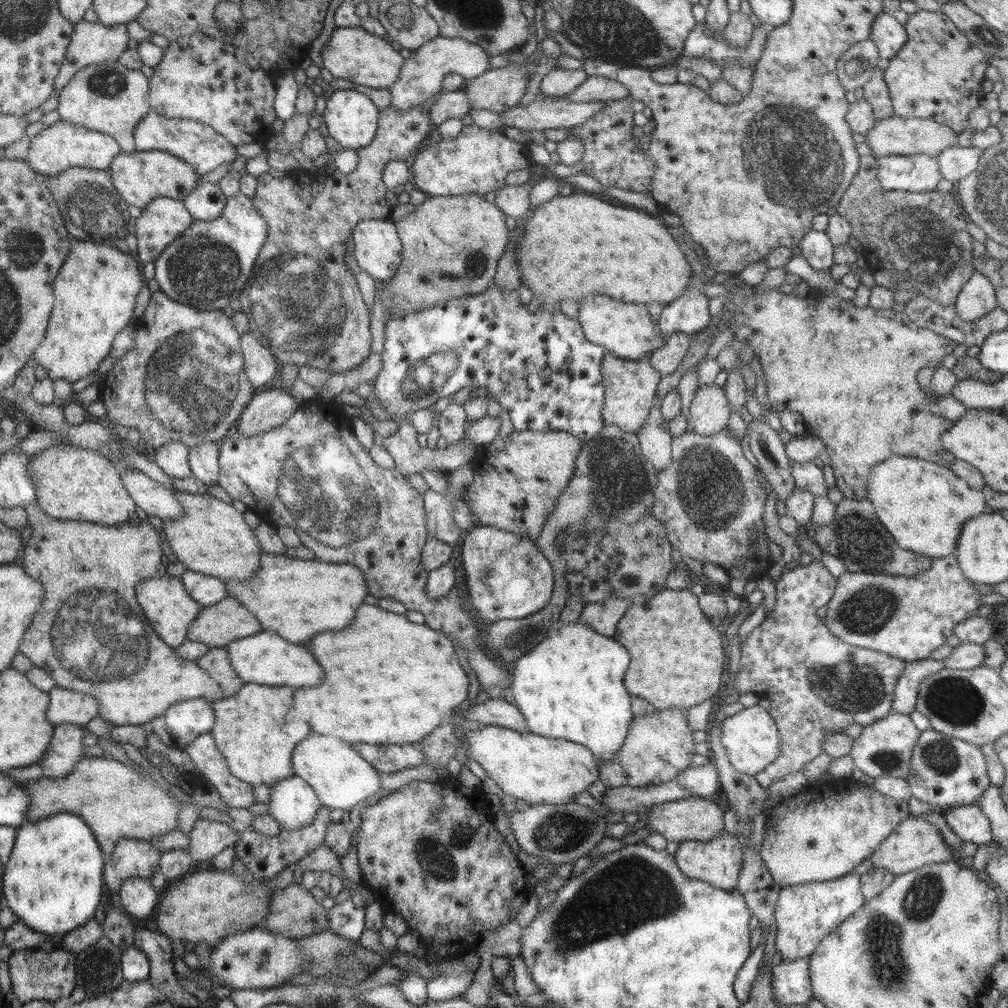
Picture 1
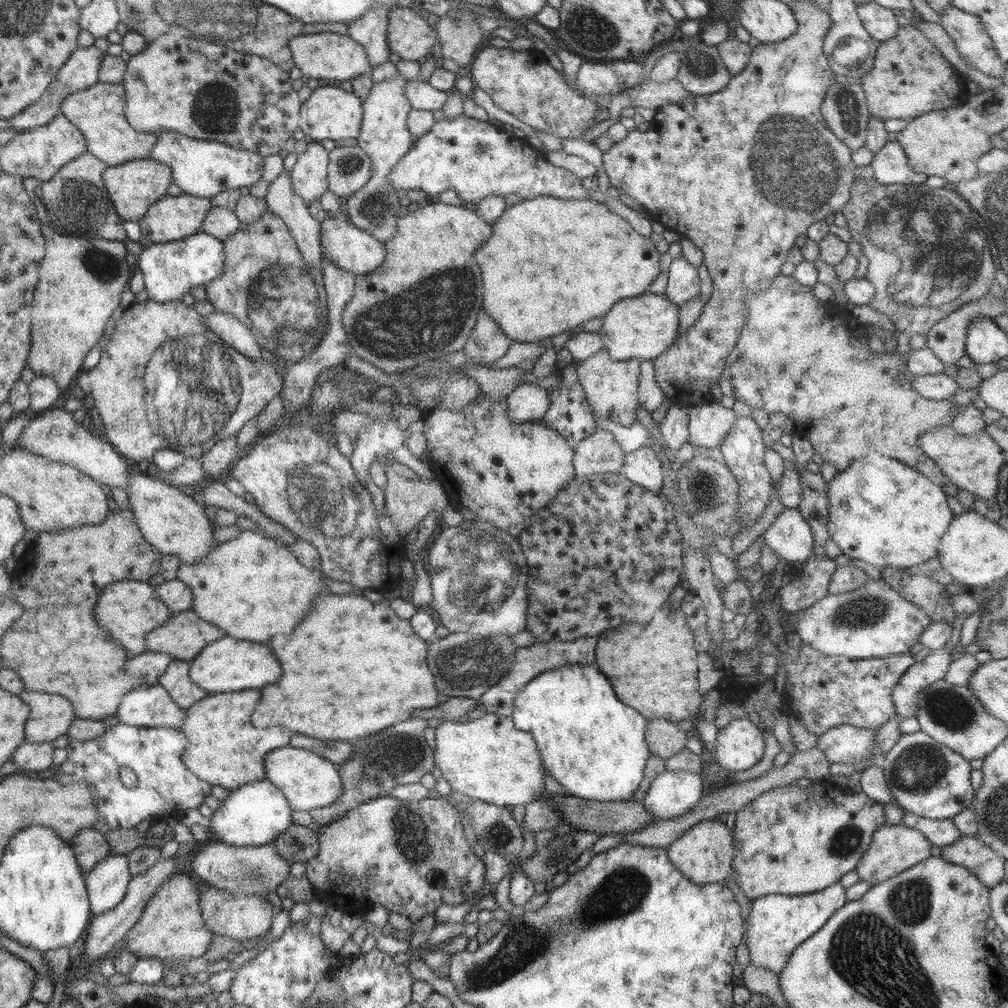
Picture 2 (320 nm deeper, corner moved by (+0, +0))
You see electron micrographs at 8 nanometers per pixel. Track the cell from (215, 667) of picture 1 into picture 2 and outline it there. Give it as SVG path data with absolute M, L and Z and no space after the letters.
M172 660L165 673L156 682L168 691L170 698L180 707L187 709L199 700L207 699L211 694L192 683L190 675L191 662Z

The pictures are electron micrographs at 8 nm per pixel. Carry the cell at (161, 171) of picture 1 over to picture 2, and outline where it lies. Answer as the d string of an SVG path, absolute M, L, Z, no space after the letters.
M148 159L133 160L119 166L110 166L104 172L103 182L110 193L110 198L115 206L116 213L119 214L120 219L124 221L139 222L143 220L143 216L147 215L148 208L155 204L158 200L163 199L163 196L168 194L168 186L172 184L172 169L166 164L161 164L159 161Z

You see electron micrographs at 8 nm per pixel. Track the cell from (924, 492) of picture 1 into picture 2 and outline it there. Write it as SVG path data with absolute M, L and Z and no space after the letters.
M876 451L854 460L846 470L839 471L827 482L827 497L829 538L840 547L841 554L867 562L878 569L883 566L918 566L937 556L942 546L941 538L955 517L950 507L946 506L948 494L936 483L907 464Z

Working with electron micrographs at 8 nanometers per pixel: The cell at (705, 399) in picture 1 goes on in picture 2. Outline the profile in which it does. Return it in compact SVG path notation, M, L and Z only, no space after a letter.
M717 401L689 407L689 442L707 451L720 446L736 423L736 413Z

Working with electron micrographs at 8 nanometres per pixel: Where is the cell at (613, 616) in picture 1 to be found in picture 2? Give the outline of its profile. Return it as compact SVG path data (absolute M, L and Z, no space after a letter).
M599 636L566 640L566 642L564 640L552 640L550 643L536 643L530 647L519 648L516 650L514 662L506 671L506 676L496 686L492 686L483 696L480 696L478 708L481 707L484 714L492 713L498 716L511 717L516 707L516 696L520 691L523 691L530 680L538 677L543 672L556 670L563 666L572 664L588 666L594 664Z

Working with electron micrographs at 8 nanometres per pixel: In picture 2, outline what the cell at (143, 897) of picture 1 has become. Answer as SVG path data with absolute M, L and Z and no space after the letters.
M118 854L106 855L94 868L85 871L85 875L92 912L96 914L111 911L123 903L133 877L128 856Z

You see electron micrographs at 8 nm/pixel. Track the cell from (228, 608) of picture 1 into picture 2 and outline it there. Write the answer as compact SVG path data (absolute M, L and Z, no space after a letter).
M180 611L173 614L164 626L148 632L148 652L191 662L208 644L224 636L223 629L200 619L194 611Z

